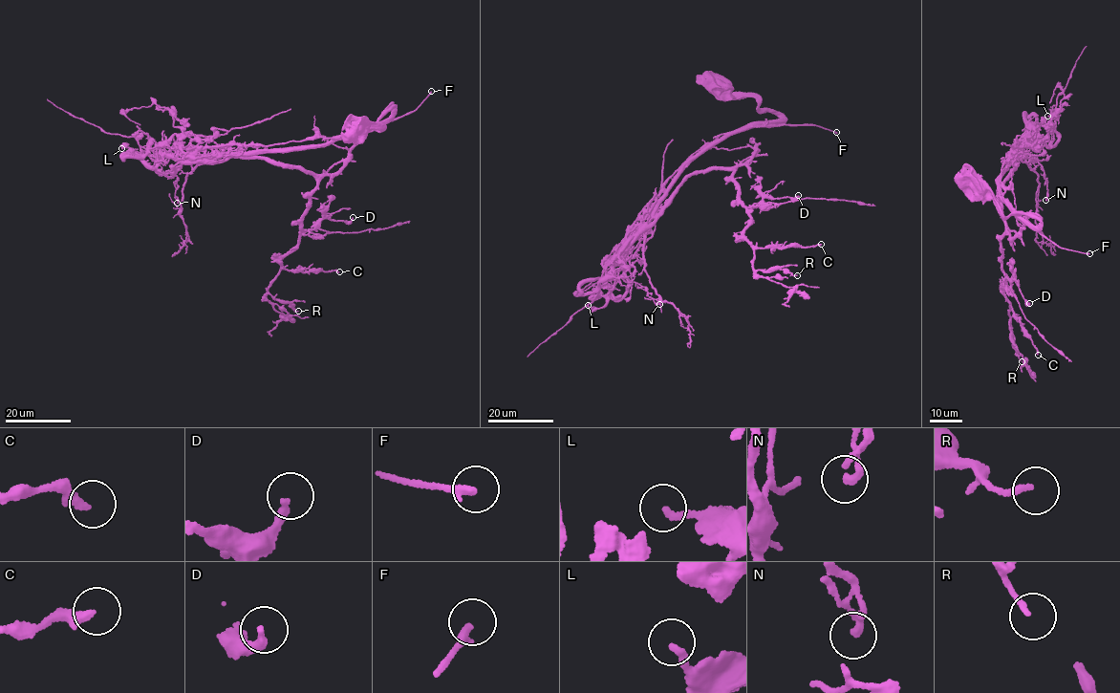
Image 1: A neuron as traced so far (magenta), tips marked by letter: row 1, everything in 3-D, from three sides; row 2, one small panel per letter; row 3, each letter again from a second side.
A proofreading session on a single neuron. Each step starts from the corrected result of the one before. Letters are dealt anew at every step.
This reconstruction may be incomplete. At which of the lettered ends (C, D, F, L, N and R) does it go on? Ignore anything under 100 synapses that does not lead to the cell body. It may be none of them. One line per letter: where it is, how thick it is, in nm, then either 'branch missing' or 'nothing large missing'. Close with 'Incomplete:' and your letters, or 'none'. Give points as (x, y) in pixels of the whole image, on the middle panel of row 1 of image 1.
C: at (821, 244); 320 nm thick; nothing large missing
D: at (798, 195); 240 nm thick; nothing large missing
F: at (836, 132); 280 nm thick; nothing large missing
L: at (588, 305); 220 nm thick; nothing large missing
N: at (659, 304); 240 nm thick; nothing large missing
R: at (797, 275); 180 nm thick; nothing large missing
Incomplete: none

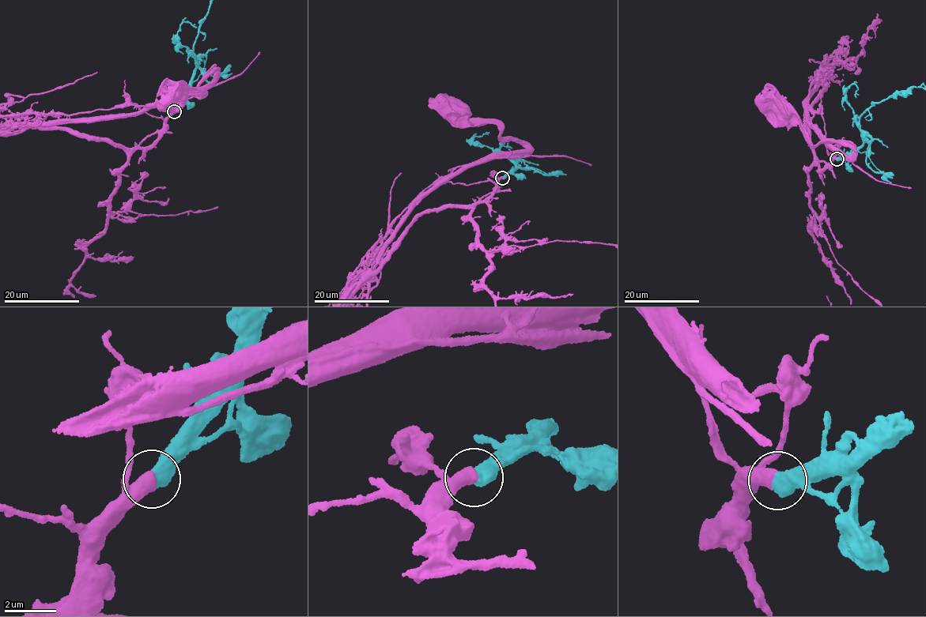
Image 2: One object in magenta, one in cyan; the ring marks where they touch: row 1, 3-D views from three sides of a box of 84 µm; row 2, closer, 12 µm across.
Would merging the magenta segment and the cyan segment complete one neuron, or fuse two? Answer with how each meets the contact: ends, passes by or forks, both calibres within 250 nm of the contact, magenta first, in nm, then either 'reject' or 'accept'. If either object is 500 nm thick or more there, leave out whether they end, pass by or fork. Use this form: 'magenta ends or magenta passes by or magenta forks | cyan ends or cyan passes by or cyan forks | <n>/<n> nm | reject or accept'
550/600 nm | accept

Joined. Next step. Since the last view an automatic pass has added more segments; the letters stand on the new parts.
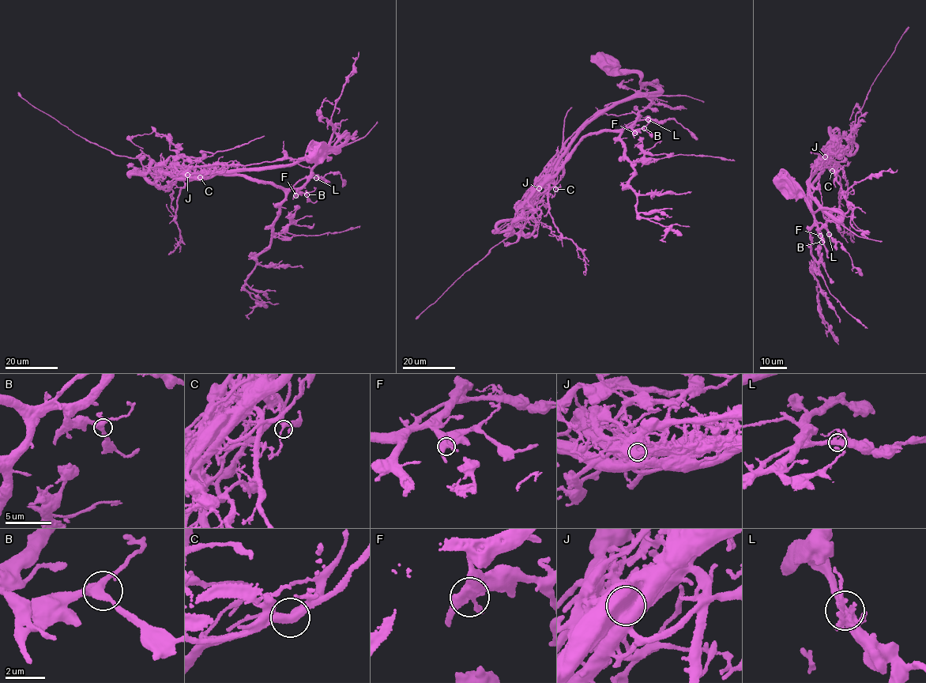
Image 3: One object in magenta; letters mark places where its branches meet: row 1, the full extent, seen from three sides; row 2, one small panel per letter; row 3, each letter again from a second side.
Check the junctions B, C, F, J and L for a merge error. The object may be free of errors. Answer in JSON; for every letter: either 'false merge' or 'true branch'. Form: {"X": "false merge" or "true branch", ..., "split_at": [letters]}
{"B": "true branch", "C": "true branch", "F": "true branch", "J": "true branch", "L": "true branch", "split_at": []}

